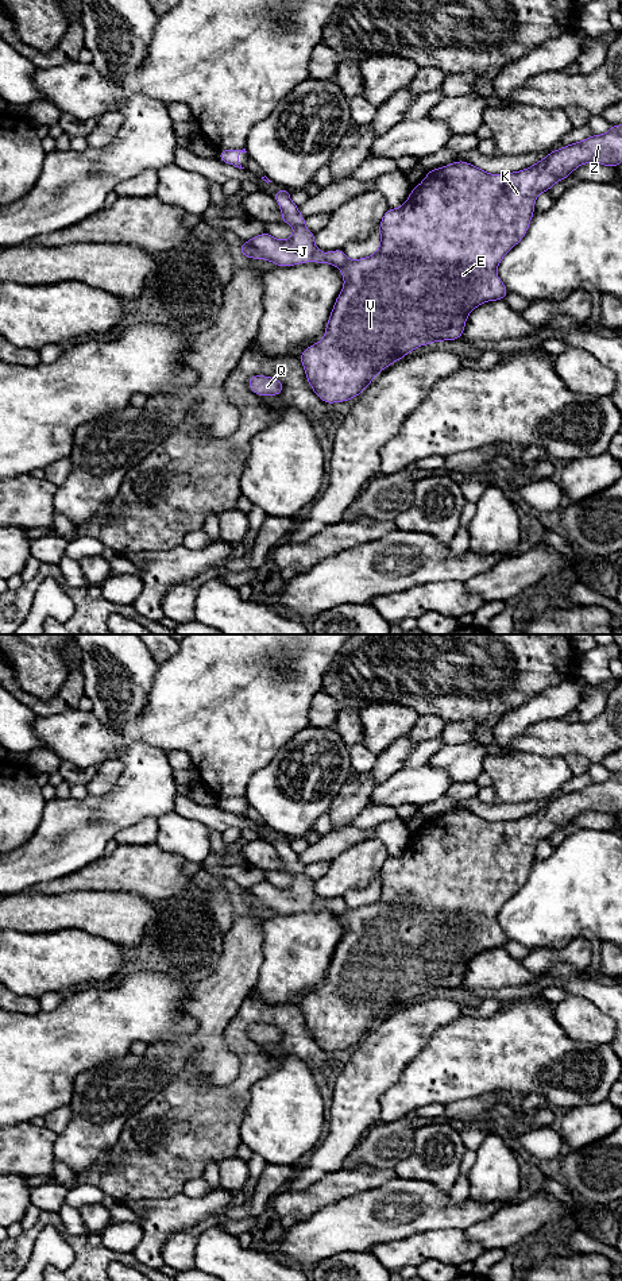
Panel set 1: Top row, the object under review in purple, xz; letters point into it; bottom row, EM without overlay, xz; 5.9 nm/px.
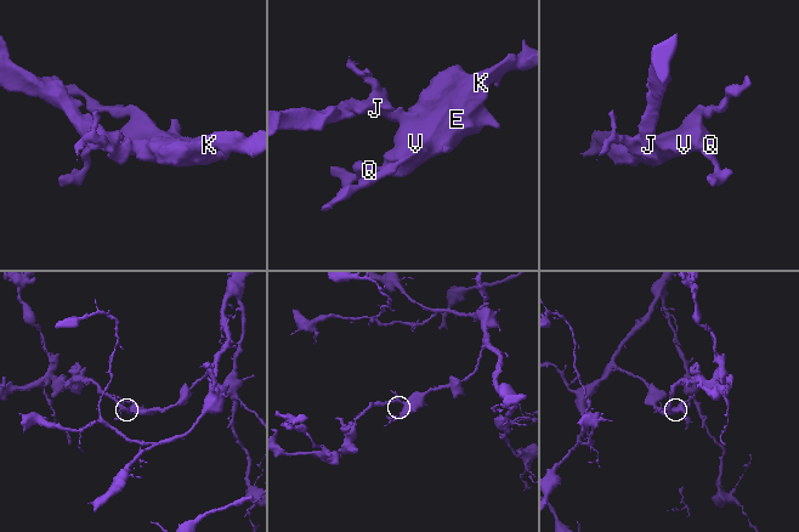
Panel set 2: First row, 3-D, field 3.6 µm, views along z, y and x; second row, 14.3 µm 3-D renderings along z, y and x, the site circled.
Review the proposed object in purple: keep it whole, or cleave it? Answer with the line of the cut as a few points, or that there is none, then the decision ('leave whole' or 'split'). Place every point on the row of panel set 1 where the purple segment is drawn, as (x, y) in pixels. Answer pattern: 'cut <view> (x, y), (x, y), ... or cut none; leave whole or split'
cut xz (348, 259), (340, 267); split

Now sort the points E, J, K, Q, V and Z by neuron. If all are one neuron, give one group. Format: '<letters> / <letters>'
E K Q V Z / J

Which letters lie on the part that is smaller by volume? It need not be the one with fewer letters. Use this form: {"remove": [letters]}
{"remove": ["J"]}

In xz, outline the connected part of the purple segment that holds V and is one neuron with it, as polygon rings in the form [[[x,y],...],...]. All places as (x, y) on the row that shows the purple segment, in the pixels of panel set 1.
[[[622,124],[611,126],[606,134],[591,135],[557,148],[519,171],[490,174],[464,161],[429,170],[422,182],[412,188],[403,205],[389,208],[380,219],[380,243],[376,252],[360,259],[348,259],[340,267],[344,285],[332,308],[325,336],[302,350],[300,356],[316,396],[325,404],[349,401],[360,396],[382,370],[403,359],[417,347],[463,336],[467,317],[476,306],[503,300],[509,293],[497,275],[497,269],[502,258],[526,235],[537,196],[548,192],[556,182],[567,180],[584,163],[609,167],[622,163]]]

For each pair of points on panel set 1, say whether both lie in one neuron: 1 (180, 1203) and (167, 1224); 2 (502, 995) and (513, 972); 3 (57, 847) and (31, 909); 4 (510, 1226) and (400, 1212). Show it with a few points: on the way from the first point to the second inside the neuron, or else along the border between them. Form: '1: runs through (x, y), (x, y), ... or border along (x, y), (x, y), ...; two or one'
1: runs through (180, 1208), (169, 1219); one
2: border along (536, 983), (502, 988), (472, 988); two
3: border along (31, 887), (14, 895); two
4: border along (506, 1204), (487, 1218), (463, 1229); two

